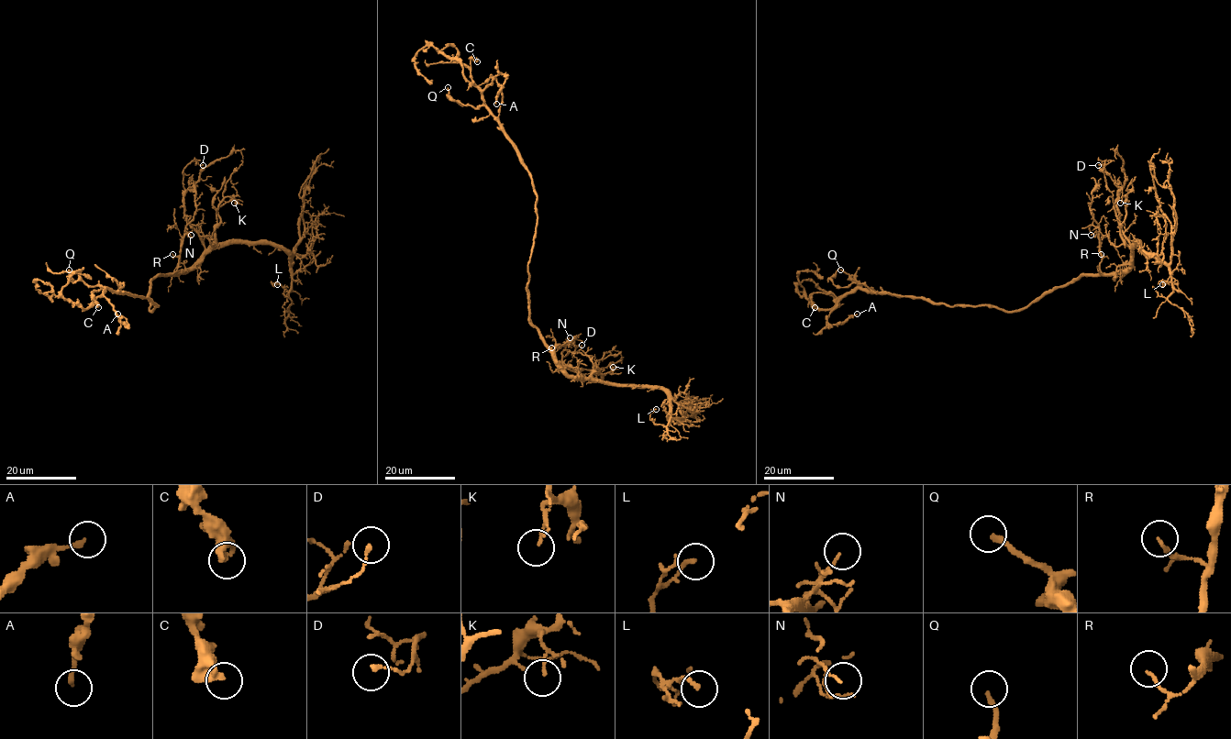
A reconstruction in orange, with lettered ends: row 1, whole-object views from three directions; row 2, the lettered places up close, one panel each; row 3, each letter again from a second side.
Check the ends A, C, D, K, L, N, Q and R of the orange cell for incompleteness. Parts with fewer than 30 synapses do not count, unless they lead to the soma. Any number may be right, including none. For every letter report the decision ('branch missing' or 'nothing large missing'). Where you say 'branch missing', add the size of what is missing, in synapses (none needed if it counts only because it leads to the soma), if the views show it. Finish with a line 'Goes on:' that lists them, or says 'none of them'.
A: nothing large missing
C: nothing large missing
D: nothing large missing
K: nothing large missing
L: nothing large missing
N: nothing large missing
Q: branch missing; 35 synapses
R: nothing large missing
Goes on: Q

